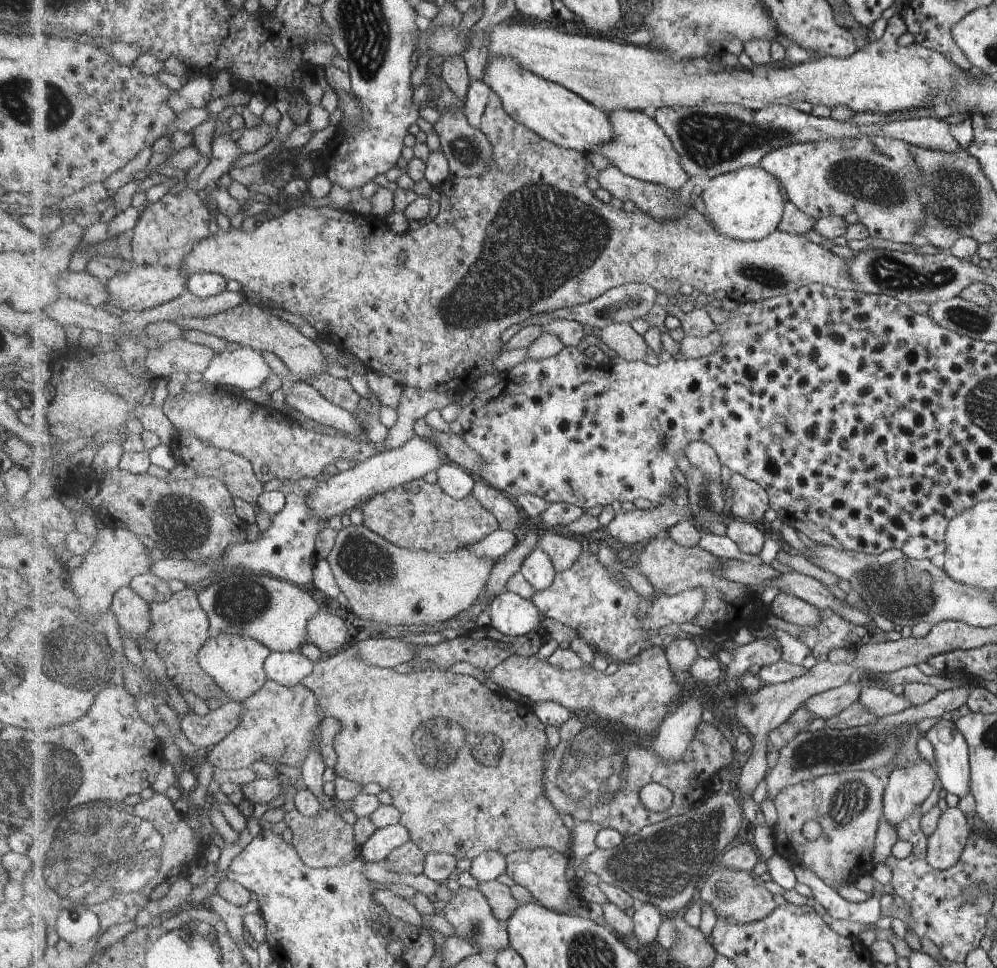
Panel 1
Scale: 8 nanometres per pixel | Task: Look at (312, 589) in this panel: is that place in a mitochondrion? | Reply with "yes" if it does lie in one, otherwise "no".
no

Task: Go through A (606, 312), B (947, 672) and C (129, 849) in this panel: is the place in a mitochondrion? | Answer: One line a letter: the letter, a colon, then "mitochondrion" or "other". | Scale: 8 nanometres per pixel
A: mitochondrion
B: other
C: mitochondrion

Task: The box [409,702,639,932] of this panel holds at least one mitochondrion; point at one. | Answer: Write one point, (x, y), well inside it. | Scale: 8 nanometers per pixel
(431, 742)

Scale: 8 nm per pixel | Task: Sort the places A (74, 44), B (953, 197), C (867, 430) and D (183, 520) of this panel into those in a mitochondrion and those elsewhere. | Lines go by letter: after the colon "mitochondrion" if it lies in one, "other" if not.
A: other
B: mitochondrion
C: other
D: mitochondrion

